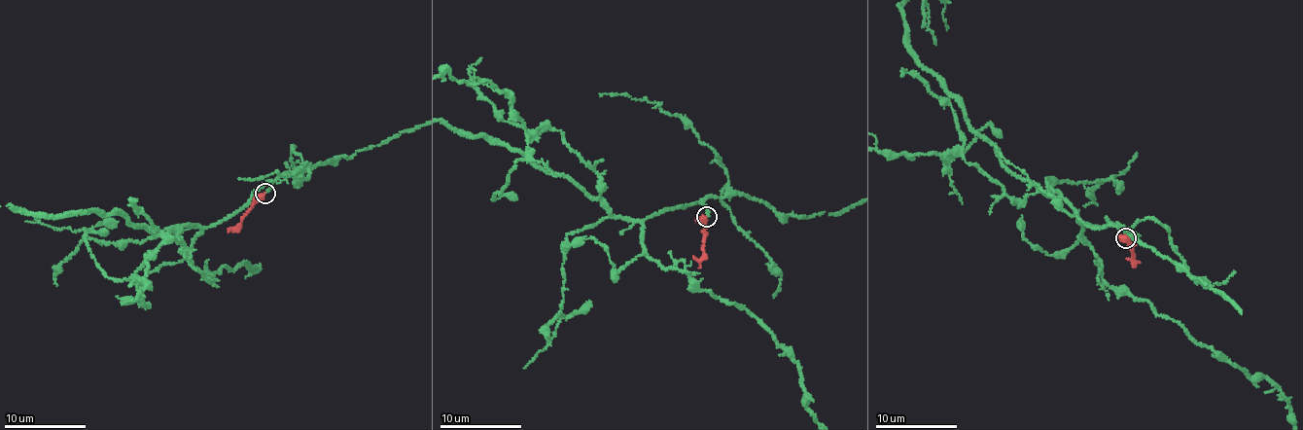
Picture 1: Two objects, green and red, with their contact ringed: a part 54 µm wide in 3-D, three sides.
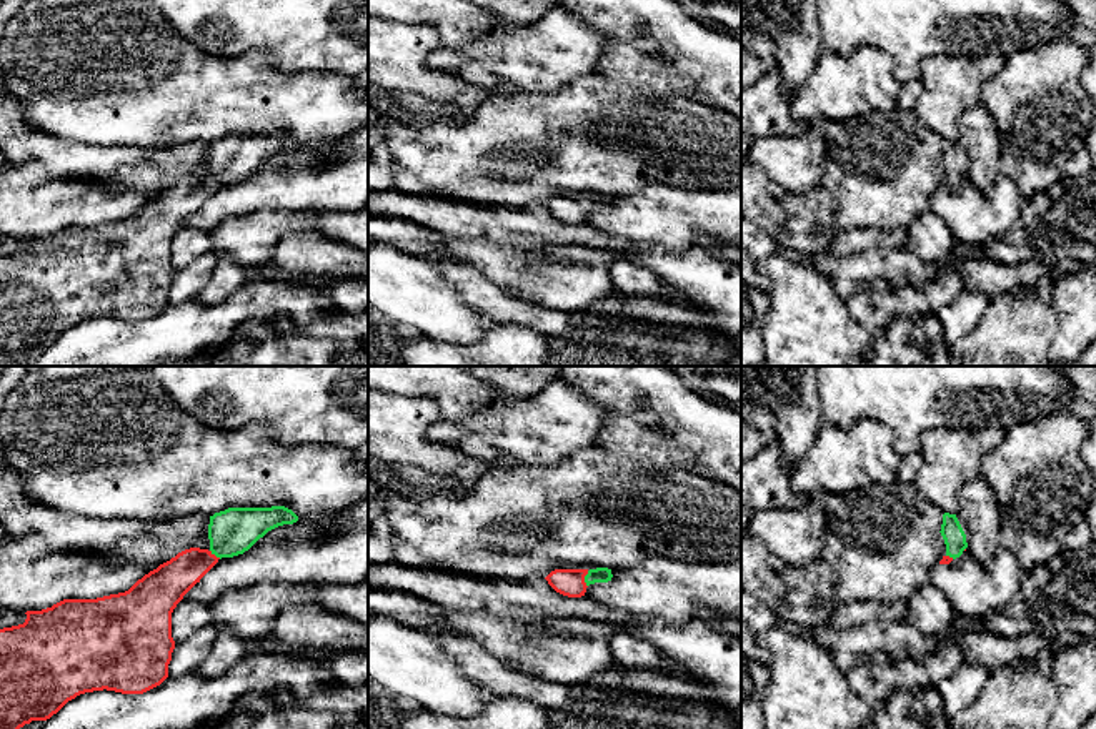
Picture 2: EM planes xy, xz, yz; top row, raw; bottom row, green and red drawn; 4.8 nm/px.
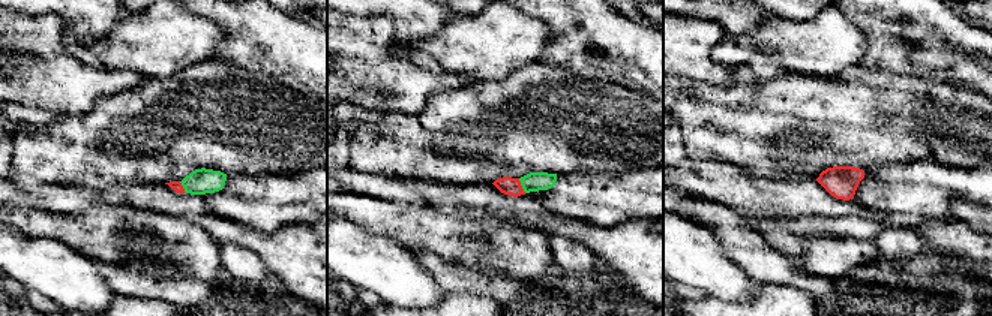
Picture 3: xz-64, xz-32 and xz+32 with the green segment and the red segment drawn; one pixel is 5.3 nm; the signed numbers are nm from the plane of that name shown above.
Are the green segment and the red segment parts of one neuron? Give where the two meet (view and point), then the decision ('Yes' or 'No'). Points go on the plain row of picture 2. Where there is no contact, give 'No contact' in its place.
Touches green at xz (585, 207). Yes

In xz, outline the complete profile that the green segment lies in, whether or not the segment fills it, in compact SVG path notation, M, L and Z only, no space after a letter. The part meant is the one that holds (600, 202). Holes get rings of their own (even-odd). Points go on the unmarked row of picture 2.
M608 195L596 196L555 196L545 206L560 221L581 225L586 215L595 210L608 210L613 201Z

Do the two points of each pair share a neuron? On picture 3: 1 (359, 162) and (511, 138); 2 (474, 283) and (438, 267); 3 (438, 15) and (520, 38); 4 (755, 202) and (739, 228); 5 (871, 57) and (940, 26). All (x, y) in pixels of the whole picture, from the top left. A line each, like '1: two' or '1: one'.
1: one
2: one
3: two
4: two
5: one

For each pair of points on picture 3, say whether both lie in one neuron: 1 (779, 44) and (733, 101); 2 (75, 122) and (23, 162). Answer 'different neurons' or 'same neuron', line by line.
1: different neurons
2: same neuron

